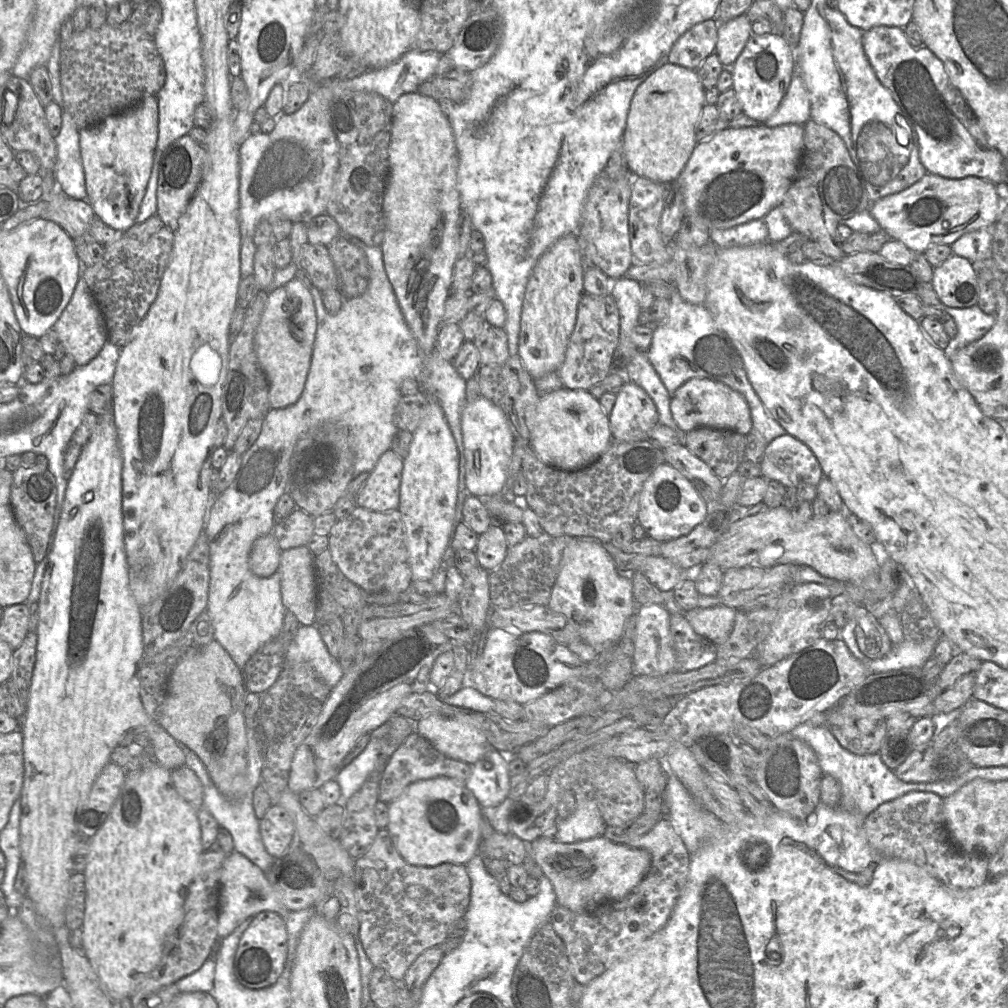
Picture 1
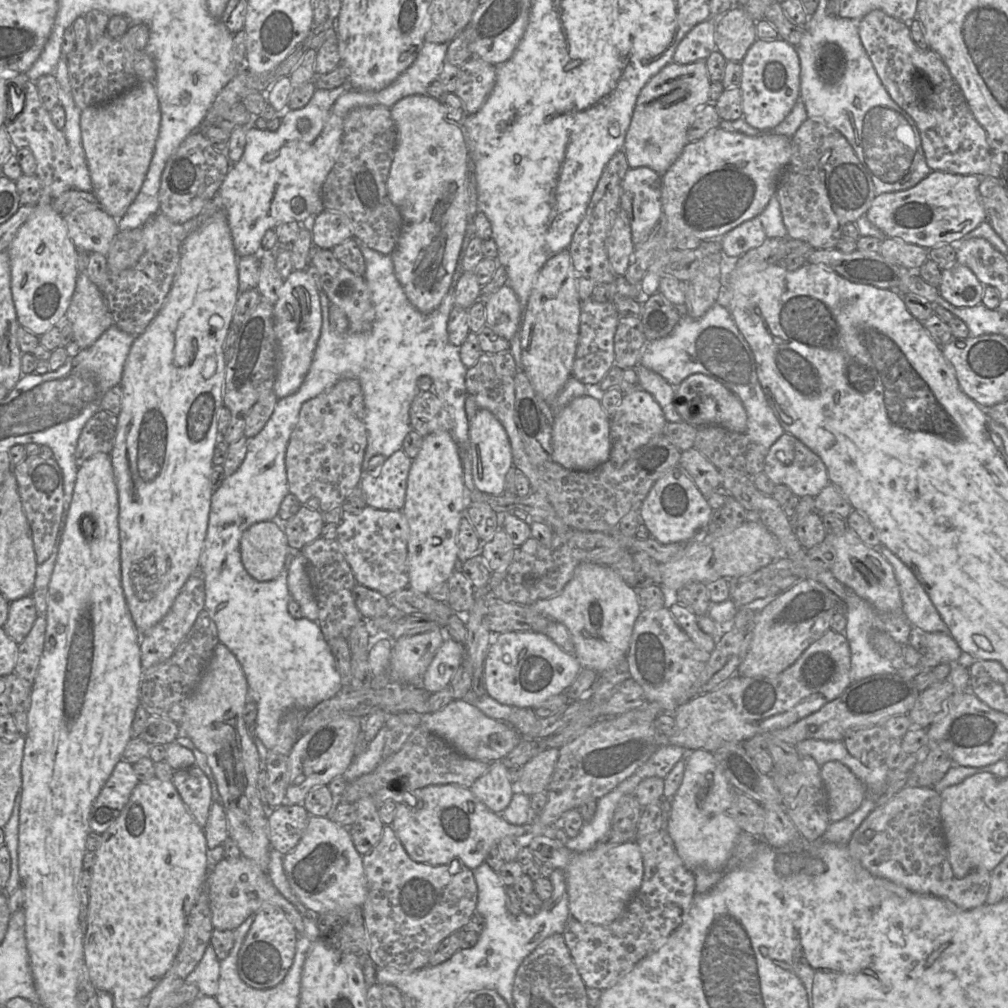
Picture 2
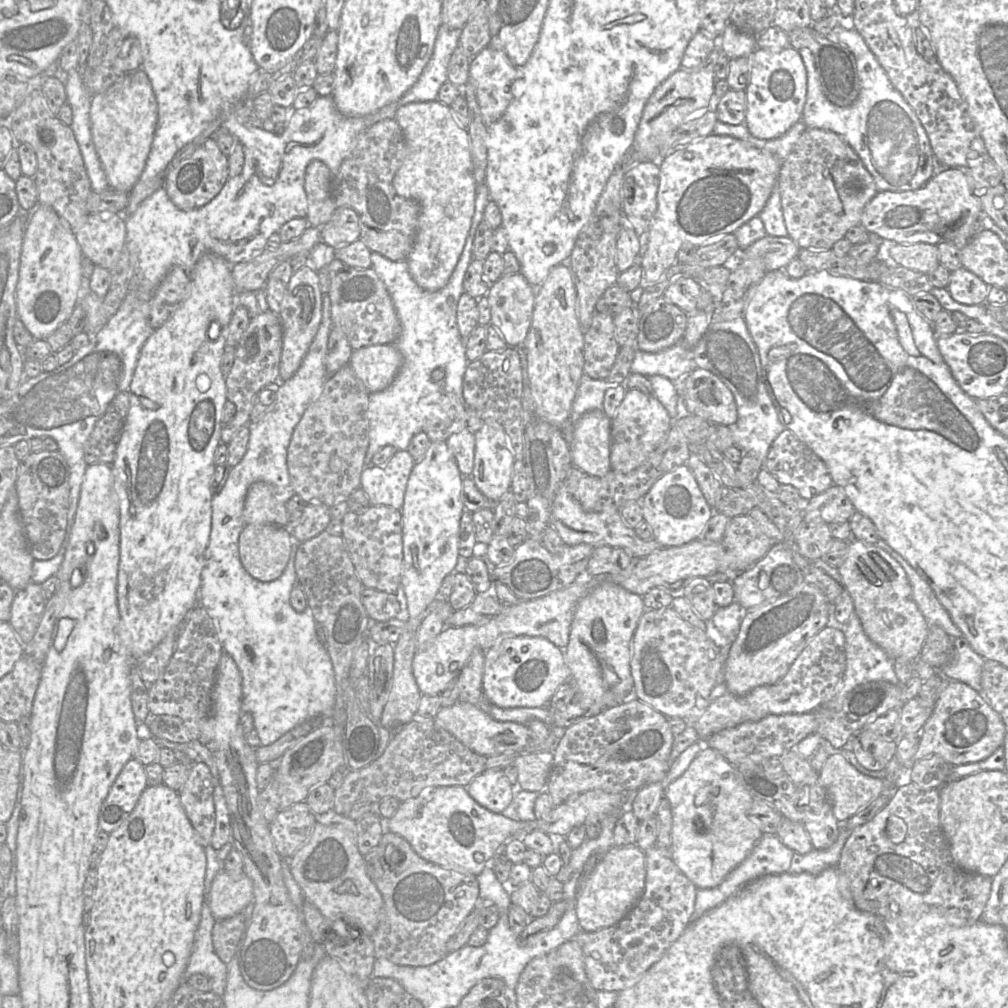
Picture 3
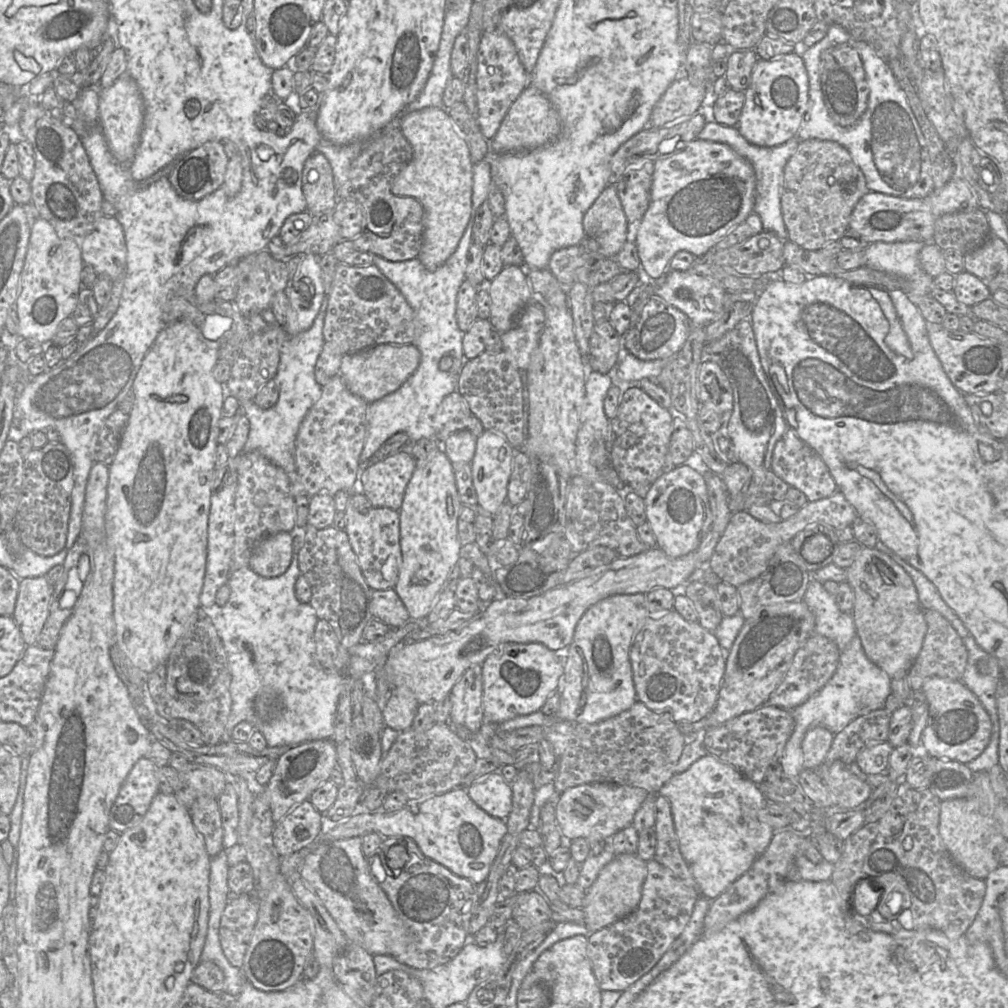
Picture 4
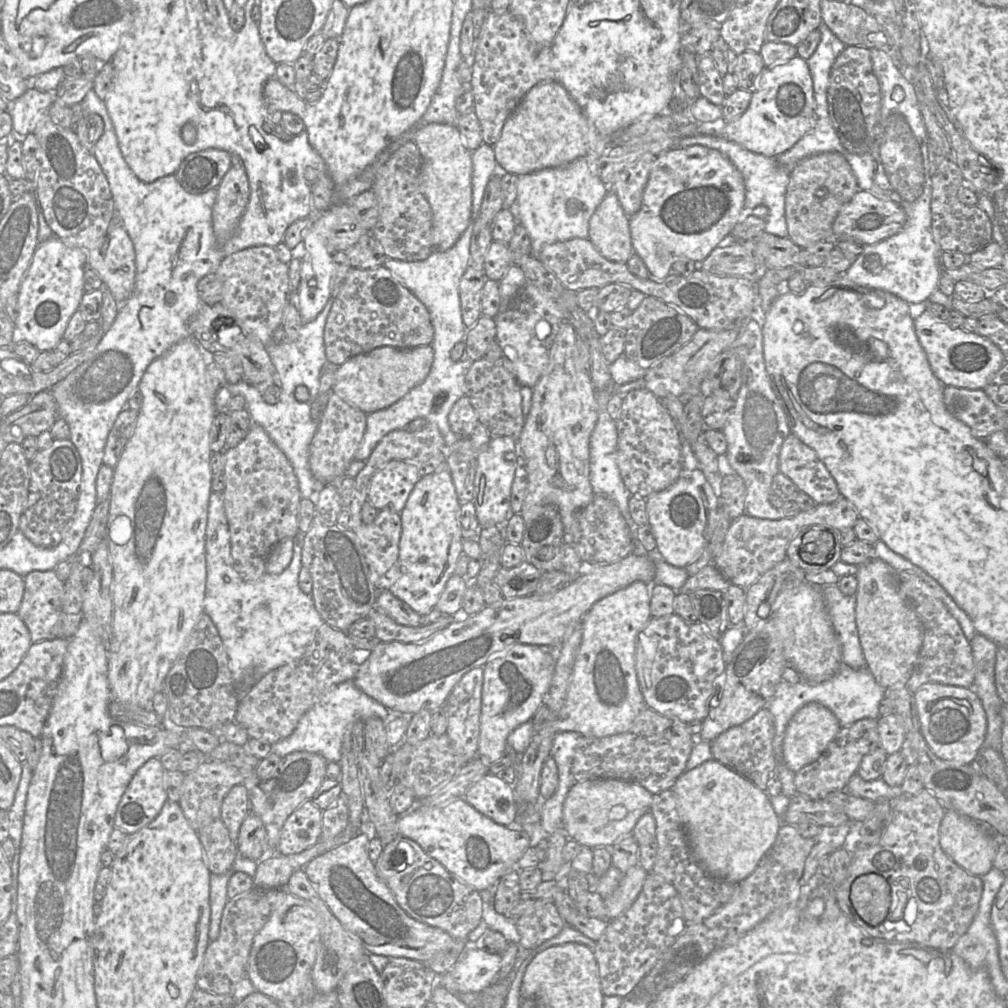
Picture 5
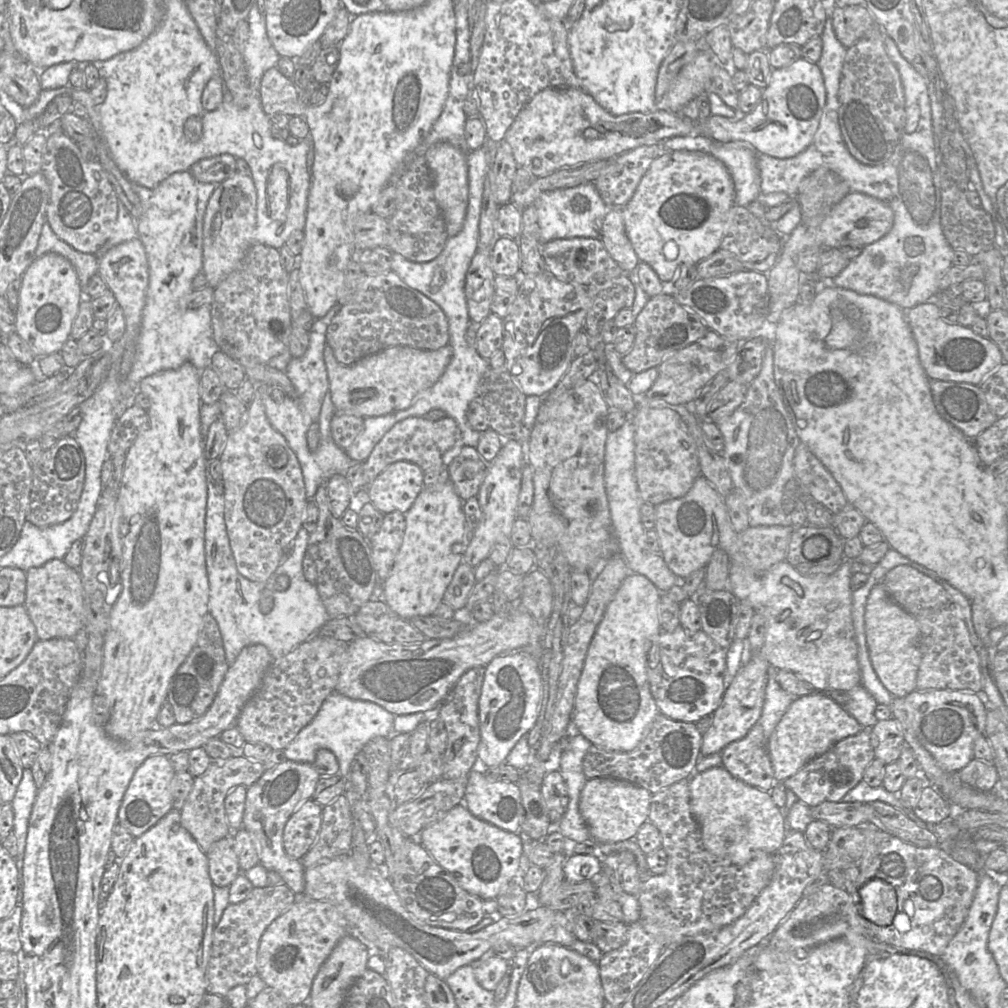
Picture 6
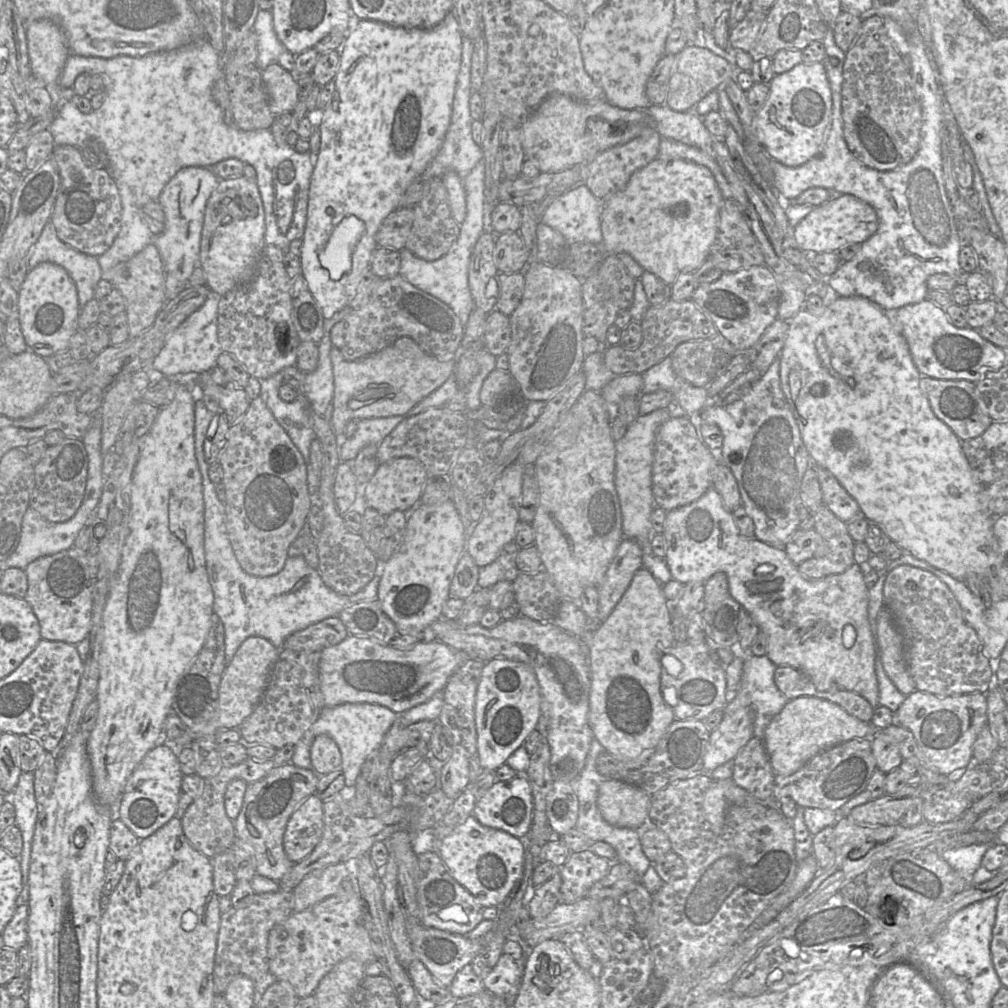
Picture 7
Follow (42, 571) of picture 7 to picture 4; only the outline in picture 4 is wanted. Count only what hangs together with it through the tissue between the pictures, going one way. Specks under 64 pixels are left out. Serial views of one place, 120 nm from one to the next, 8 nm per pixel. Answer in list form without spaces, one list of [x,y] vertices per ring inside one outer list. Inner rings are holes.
[[[46,576],[20,579],[19,592],[12,617],[20,628],[27,646],[37,642],[49,615],[54,586]]]

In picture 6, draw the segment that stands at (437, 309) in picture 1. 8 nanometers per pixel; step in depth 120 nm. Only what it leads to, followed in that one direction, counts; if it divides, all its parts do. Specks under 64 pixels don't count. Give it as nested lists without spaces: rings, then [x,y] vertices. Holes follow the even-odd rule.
[[[438,142],[427,150],[425,157],[433,175],[435,199],[443,213],[448,237],[453,237],[461,231],[468,208],[467,154],[448,142]]]

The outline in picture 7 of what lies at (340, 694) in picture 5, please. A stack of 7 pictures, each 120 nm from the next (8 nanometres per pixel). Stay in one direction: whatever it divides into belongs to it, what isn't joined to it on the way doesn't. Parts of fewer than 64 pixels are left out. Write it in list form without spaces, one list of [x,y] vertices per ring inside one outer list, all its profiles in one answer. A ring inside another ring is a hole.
[[[344,703],[333,707],[324,707],[318,719],[294,745],[295,751],[291,763],[299,768],[313,770],[310,757],[311,745],[318,735],[328,735],[336,742],[340,750],[341,770],[344,775],[345,785],[354,786],[362,764],[381,746],[384,735],[397,716],[398,714],[389,708],[371,703]]]

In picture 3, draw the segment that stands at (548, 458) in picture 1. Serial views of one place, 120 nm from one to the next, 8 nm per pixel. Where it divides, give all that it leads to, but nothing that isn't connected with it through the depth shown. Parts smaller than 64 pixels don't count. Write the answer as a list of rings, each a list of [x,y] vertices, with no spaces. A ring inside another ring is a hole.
[[[603,410],[585,413],[577,422],[569,445],[572,466],[595,477],[611,470],[611,419]]]

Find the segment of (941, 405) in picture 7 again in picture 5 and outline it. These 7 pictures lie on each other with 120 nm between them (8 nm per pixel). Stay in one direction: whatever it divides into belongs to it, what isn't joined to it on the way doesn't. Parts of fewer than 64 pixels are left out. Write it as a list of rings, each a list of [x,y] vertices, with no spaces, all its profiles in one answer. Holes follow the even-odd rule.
[[[944,386],[943,401],[948,412],[967,425],[979,439],[986,439],[1005,427],[1007,412],[1000,409],[983,389]]]

